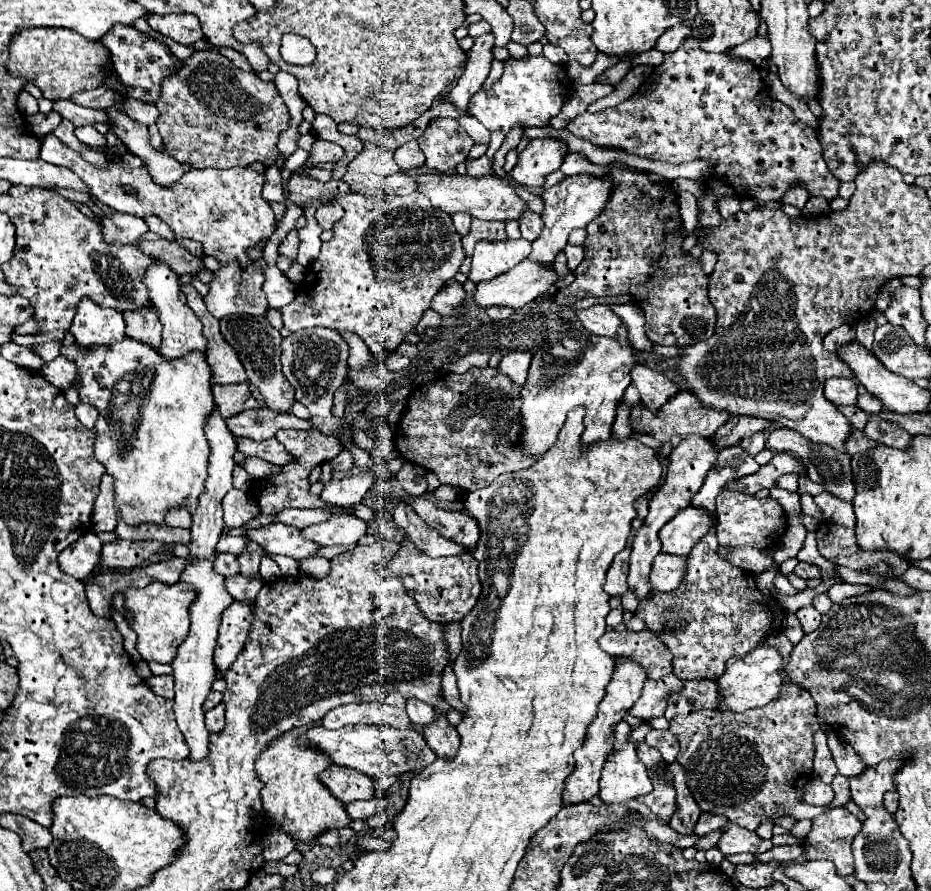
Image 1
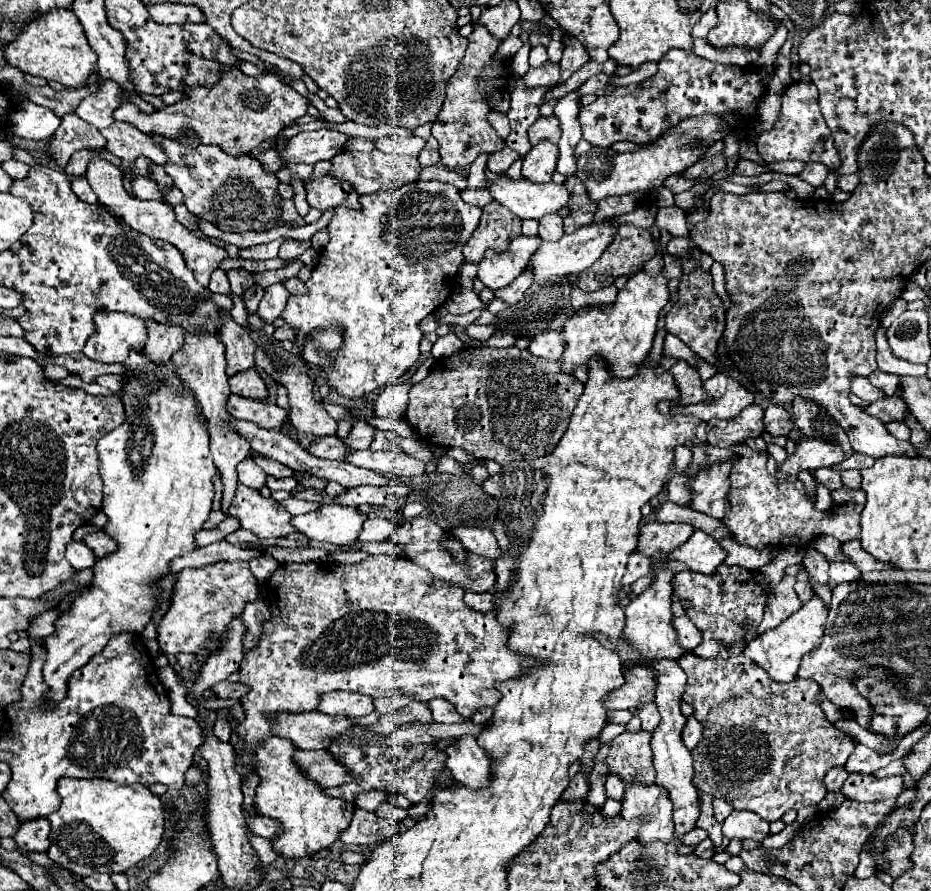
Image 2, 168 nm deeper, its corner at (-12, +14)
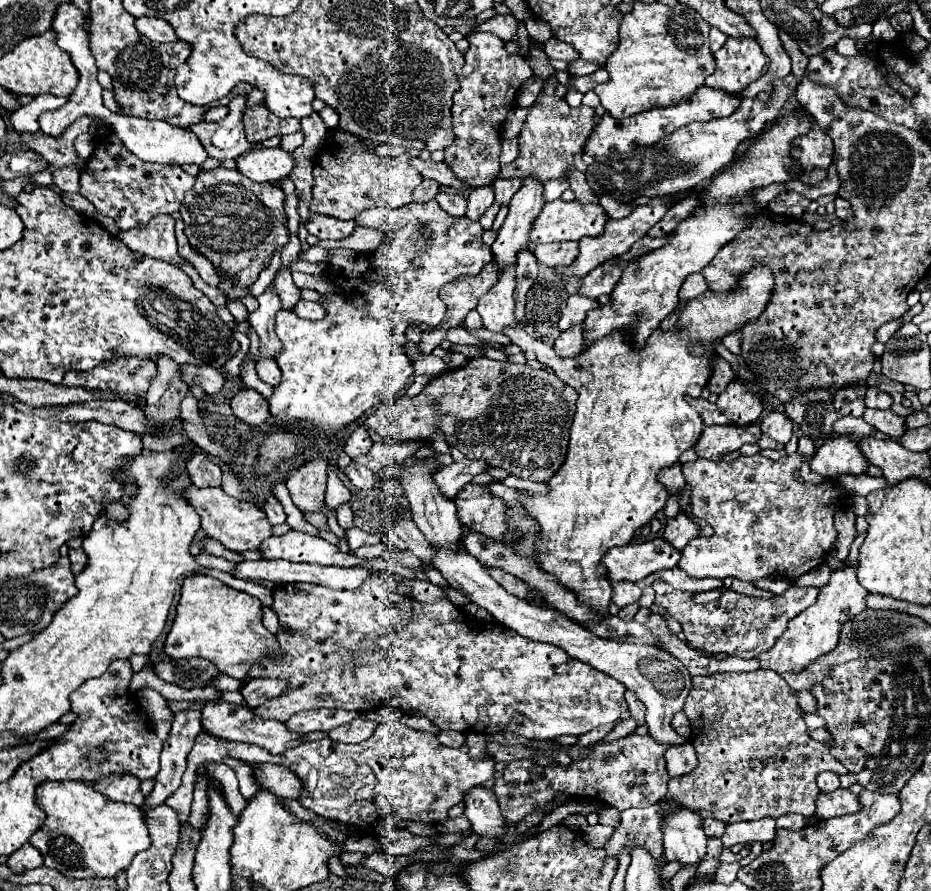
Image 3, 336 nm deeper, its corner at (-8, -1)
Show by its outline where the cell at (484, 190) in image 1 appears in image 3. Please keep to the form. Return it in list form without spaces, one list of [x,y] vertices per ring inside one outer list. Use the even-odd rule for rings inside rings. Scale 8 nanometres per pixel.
[[[556,199],[556,201],[550,201],[544,205],[542,213],[538,215],[536,223],[532,223],[532,245],[538,245],[538,243],[552,243],[552,241],[580,241],[582,237],[586,235],[600,235],[604,231],[604,223],[606,223],[606,213],[600,205],[596,203],[588,203],[588,205],[582,205],[578,201],[562,201],[562,199]]]

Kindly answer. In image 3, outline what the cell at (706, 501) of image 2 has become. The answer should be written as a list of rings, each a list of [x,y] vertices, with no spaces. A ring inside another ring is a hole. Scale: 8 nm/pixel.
[[[682,509],[676,517],[668,517],[666,529],[664,529],[664,539],[674,545],[676,549],[682,549],[690,539],[700,535],[700,525],[696,523],[694,517],[686,515]]]

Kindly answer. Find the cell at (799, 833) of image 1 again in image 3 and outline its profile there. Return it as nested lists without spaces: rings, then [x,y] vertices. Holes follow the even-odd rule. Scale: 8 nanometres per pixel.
[[[822,771],[818,775],[818,787],[820,787],[820,791],[836,791],[840,787],[840,781],[830,771]]]

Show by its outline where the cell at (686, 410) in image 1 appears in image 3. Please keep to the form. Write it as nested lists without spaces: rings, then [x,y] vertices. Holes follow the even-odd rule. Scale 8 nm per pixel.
[[[732,381],[728,383],[726,391],[718,395],[716,407],[734,423],[734,425],[750,425],[754,421],[758,421],[760,413],[762,413],[762,403],[760,399],[756,399],[750,391],[746,391],[742,387],[742,383]]]

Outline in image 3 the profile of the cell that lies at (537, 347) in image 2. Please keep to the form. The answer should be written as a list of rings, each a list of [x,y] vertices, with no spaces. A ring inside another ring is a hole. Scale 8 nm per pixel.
[[[576,325],[576,327],[570,327],[568,331],[564,331],[556,341],[554,341],[554,351],[556,355],[560,357],[576,357],[580,355],[580,347],[584,347],[584,341],[582,341],[582,327]]]

